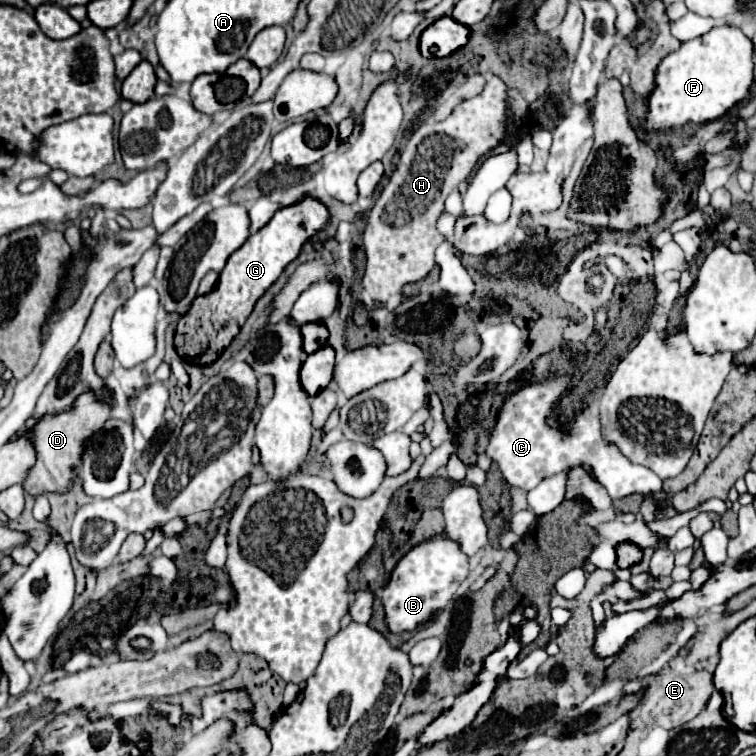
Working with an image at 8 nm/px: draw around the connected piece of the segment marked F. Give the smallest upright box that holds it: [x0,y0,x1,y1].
[647,25,753,131]

